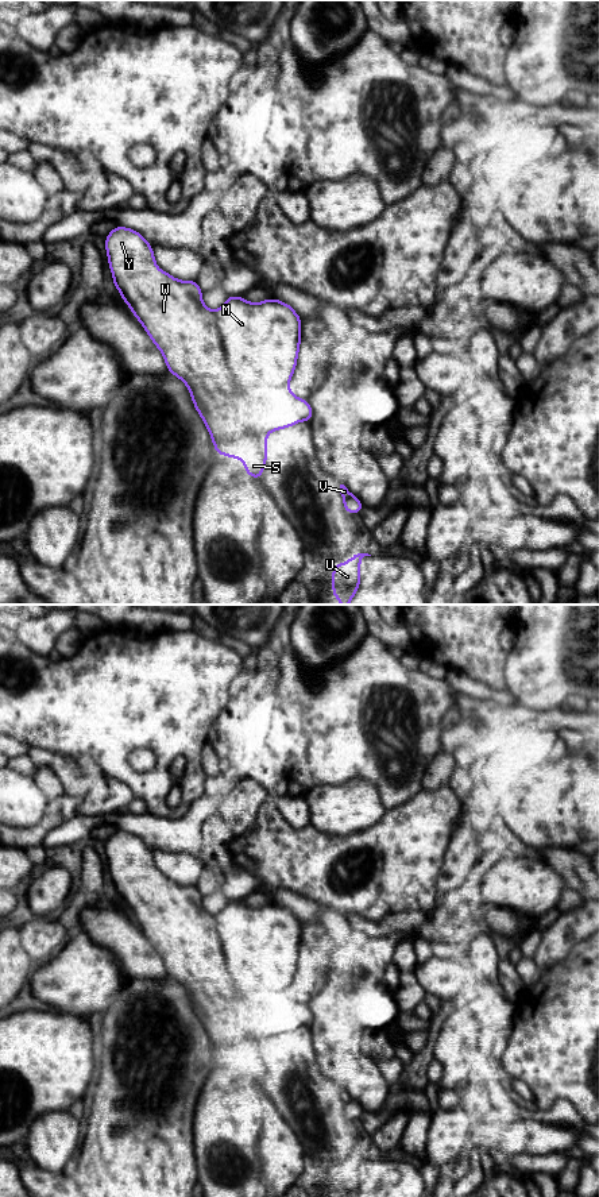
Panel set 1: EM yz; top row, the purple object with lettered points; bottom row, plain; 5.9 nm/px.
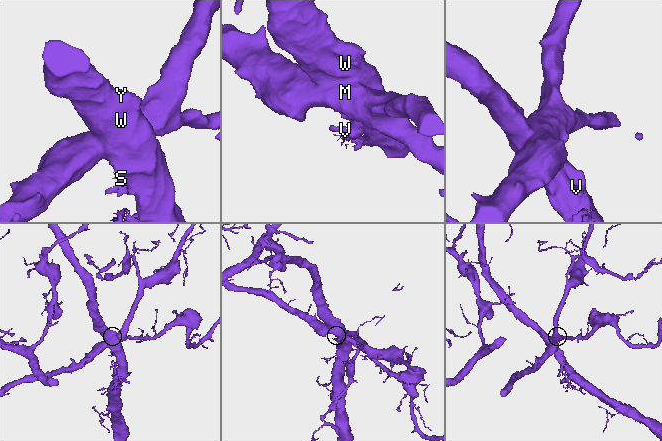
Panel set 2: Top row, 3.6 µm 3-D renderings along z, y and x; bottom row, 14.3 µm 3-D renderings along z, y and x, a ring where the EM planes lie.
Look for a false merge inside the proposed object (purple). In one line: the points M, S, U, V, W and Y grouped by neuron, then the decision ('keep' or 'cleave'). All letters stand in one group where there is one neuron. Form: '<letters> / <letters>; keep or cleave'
M / S U V W Y; cleave

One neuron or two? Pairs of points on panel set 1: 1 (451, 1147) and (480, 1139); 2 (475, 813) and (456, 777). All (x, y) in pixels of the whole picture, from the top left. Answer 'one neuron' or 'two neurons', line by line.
1: two neurons
2: two neurons

